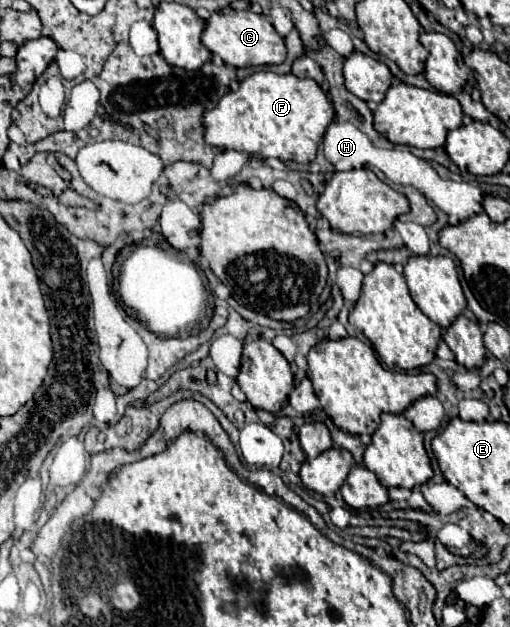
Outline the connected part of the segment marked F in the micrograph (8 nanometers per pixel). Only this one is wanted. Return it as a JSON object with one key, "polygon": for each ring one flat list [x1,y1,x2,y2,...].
{"polygon":[[255,72,241,80,235,92,225,94,217,108,207,110,205,118,205,142,223,150,245,150,249,154,259,152,263,158,295,160,309,164,317,156,317,146,335,118,329,94,309,78,297,78,293,74]]}

